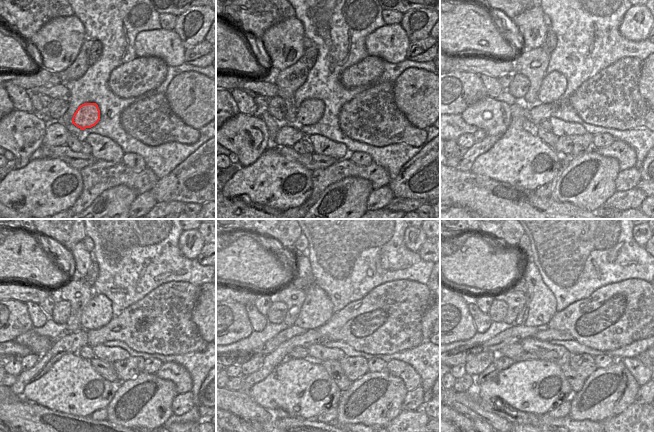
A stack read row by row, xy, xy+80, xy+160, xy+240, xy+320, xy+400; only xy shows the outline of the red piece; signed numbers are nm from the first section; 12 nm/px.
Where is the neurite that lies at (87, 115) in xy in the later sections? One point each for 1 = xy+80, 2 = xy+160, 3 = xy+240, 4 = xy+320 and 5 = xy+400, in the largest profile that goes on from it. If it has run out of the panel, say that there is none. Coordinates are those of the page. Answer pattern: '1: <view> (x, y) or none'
1: xy+80 (310, 111)
2: xy+160 (553, 85)
3: xy+240 (97, 313)
4: xy+320 (317, 309)
5: xy+400 (540, 304)

